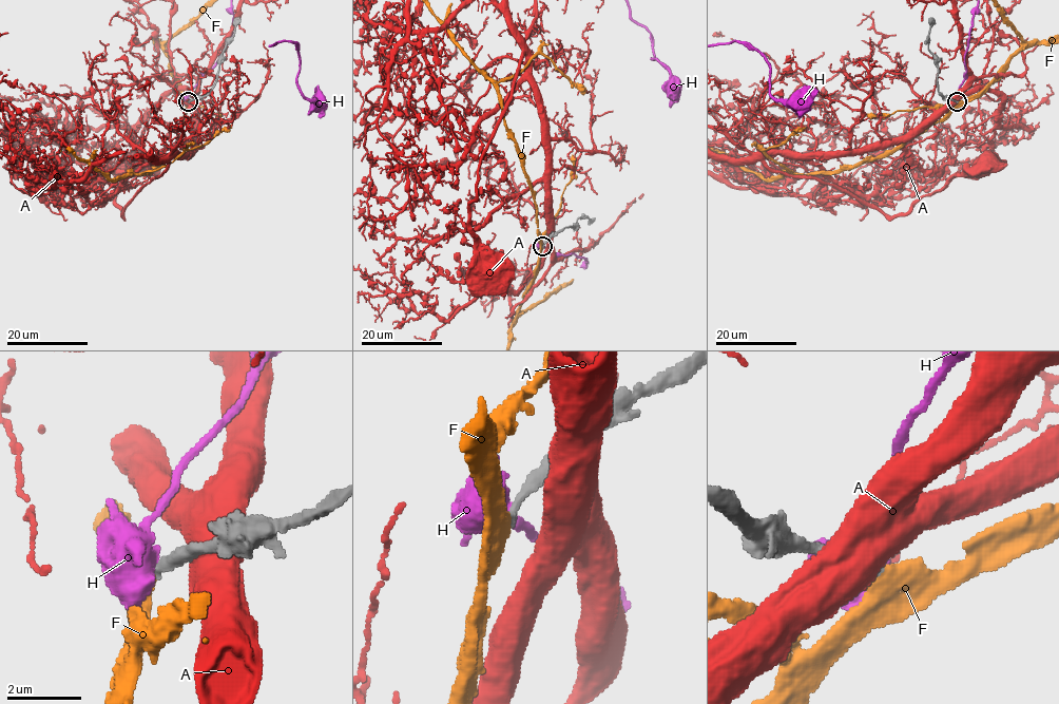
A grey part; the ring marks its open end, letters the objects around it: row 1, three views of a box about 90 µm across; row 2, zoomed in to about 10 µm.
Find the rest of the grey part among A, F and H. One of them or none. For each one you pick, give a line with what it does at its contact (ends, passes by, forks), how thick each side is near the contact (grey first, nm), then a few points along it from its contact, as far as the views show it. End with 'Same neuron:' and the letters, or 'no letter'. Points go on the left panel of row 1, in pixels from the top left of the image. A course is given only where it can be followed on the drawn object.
F: It ends there. Thickness 280 nm (grey) against 600 nm
Same neuron: F

